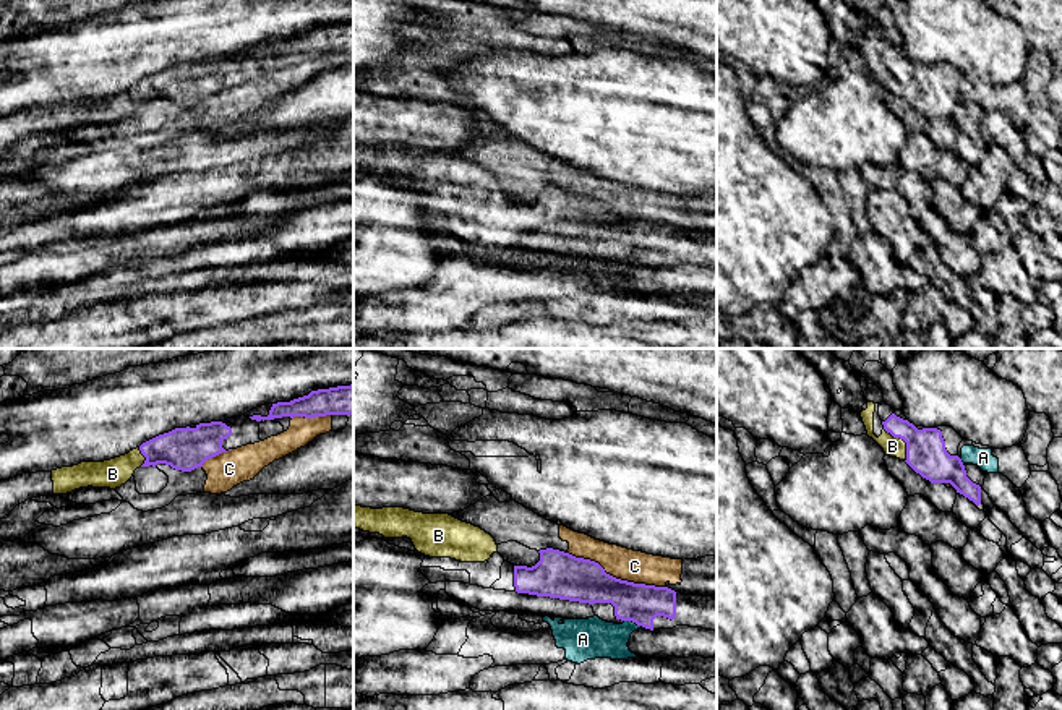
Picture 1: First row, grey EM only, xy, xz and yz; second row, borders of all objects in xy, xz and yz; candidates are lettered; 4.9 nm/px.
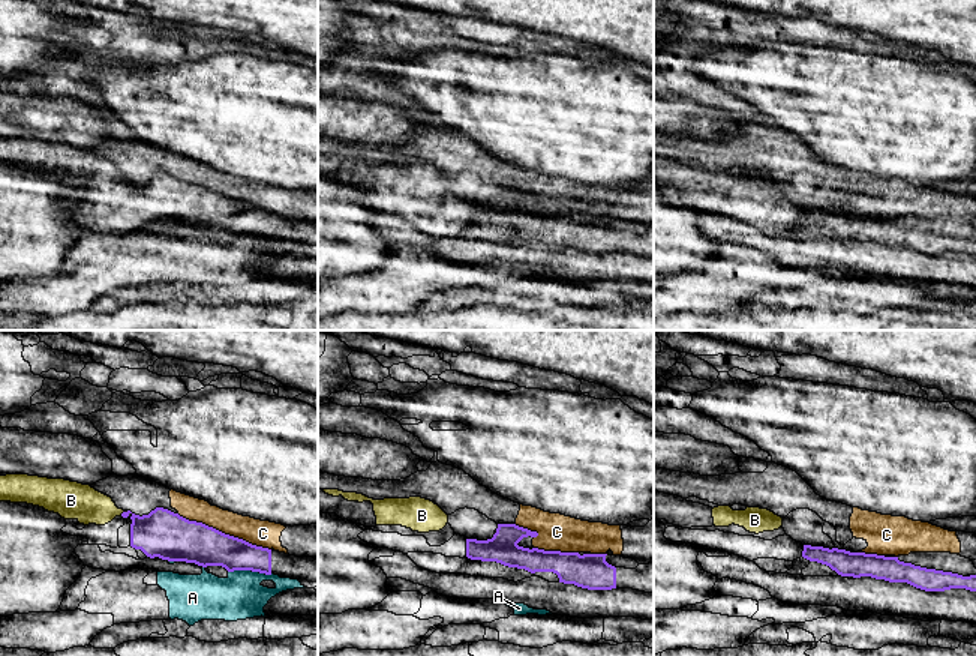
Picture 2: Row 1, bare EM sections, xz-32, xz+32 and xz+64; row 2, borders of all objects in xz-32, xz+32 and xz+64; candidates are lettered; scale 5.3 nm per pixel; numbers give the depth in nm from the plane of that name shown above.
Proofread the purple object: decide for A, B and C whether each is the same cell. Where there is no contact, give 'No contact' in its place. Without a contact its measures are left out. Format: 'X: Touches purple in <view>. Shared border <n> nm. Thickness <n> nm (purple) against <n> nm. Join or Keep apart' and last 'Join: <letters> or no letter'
A: Touches purple in xz. Shared border 100 nm. Thickness 200 nm (purple) against 200 nm. Keep apart
B: Touches purple in yz. Shared border 200 nm. Thickness 200 nm (purple) against 100 nm. Join
C: Touches purple in xz. Shared border 500 nm. Thickness 220 nm (purple) against 160 nm. Keep apart
Join: B

